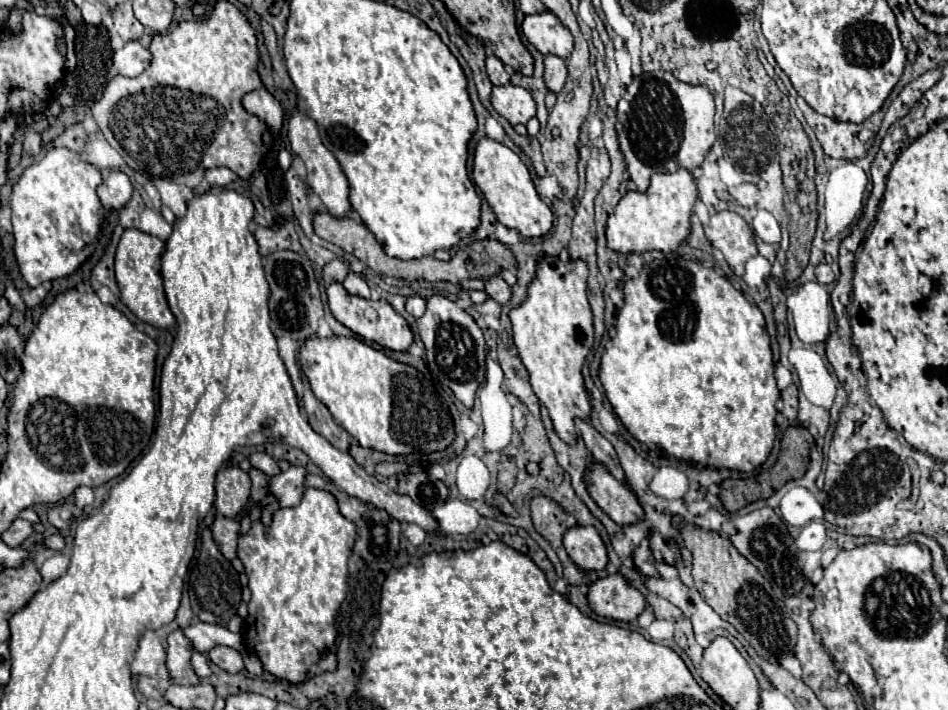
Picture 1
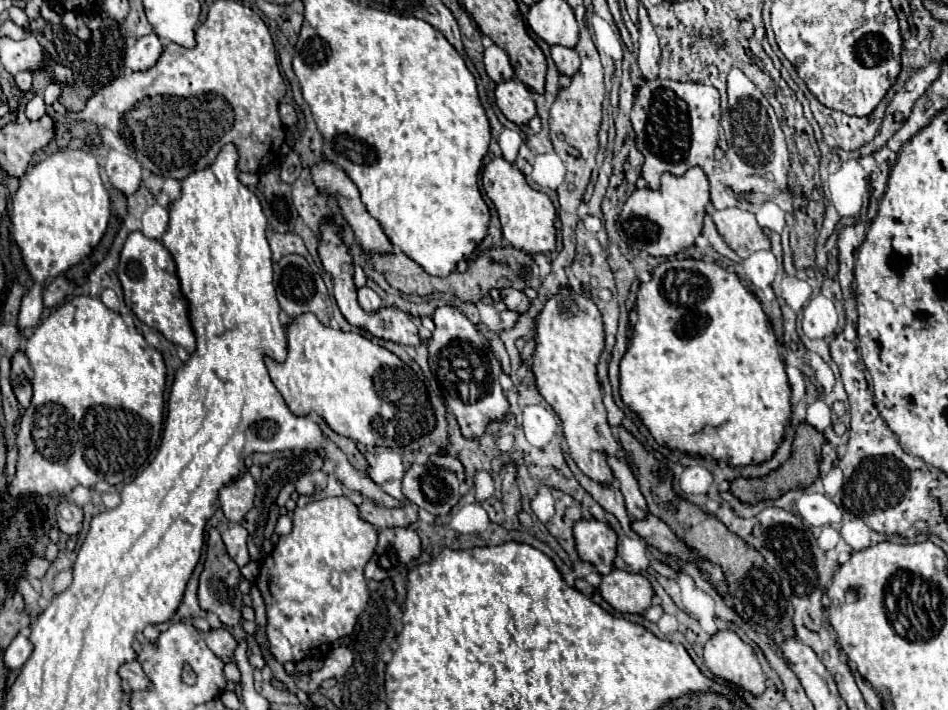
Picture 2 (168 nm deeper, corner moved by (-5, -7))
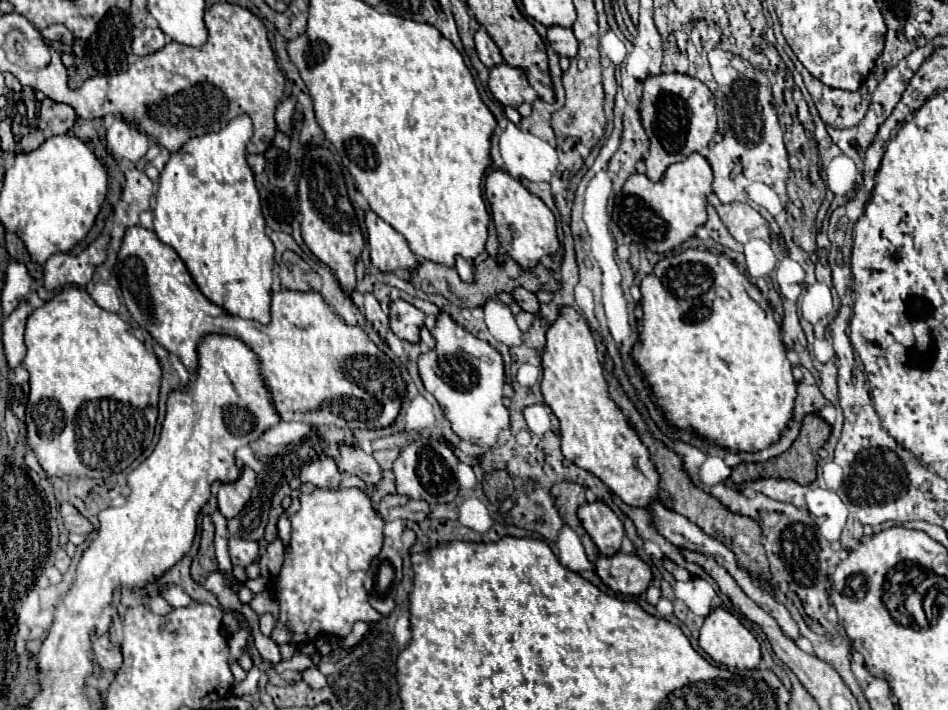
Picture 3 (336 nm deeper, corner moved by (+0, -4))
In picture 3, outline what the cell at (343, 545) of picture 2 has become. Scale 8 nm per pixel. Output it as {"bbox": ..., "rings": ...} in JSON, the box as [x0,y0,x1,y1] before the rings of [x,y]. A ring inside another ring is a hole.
{"bbox":[269,487,383,645],"rings":[[[357,487],[337,491],[313,489],[311,493],[301,493],[299,503],[301,509],[295,515],[291,515],[291,541],[285,549],[281,571],[271,581],[271,593],[275,595],[281,607],[275,629],[269,635],[277,645],[314,642],[321,633],[343,639],[353,631],[353,625],[357,621],[375,623],[381,619],[381,613],[377,613],[369,605],[369,597],[363,587],[371,559],[379,555],[383,545],[383,519],[375,513],[369,495]]]}

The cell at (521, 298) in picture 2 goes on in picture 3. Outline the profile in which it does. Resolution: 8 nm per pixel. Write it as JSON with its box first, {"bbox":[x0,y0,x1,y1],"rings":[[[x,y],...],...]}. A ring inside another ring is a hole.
{"bbox":[513,287,539,313],"rings":[[[517,287],[517,289],[513,289],[513,299],[515,299],[515,303],[523,309],[523,311],[529,311],[529,313],[537,313],[539,311],[539,301],[537,301],[537,297],[531,293],[531,291],[527,291],[527,289],[523,289],[523,287]]]}

